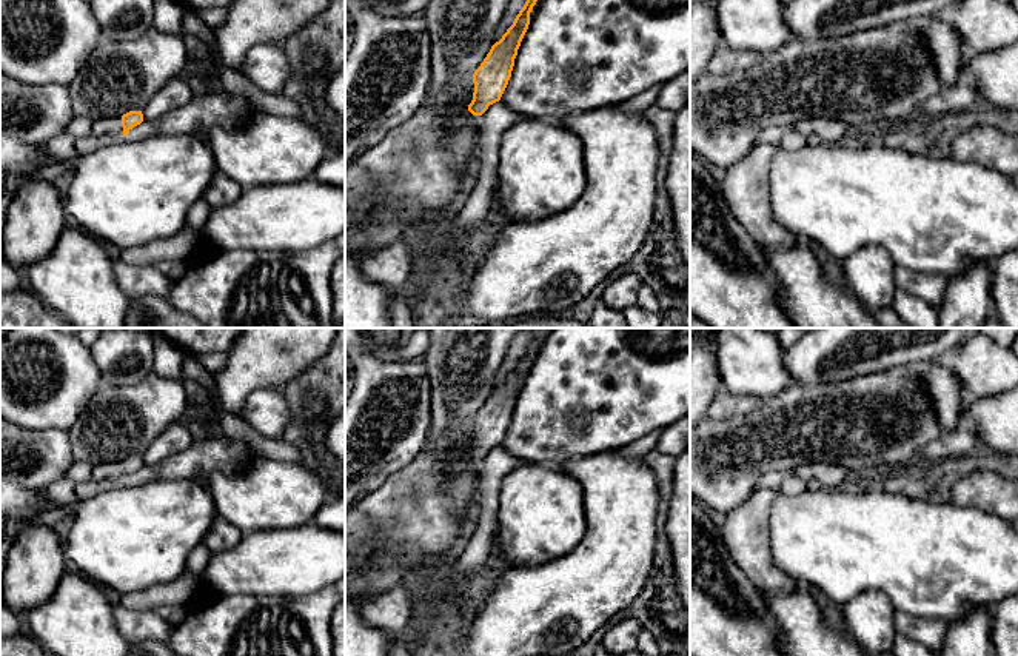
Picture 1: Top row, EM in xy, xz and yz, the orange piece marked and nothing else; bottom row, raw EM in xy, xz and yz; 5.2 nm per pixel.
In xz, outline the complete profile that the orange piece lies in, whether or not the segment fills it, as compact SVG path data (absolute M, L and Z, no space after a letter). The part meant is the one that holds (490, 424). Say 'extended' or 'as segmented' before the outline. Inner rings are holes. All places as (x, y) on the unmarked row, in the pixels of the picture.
as segmented; M531 328L530 340L513 370L502 383L491 391L481 411L474 416L474 437L468 450L468 456L473 460L482 460L490 450L501 445L511 422L517 394L530 370L530 357L537 342L551 330L553 328Z

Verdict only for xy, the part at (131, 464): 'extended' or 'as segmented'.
extended

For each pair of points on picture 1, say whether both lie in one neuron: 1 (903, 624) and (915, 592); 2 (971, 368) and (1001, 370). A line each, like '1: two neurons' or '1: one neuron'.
1: two neurons
2: one neuron

